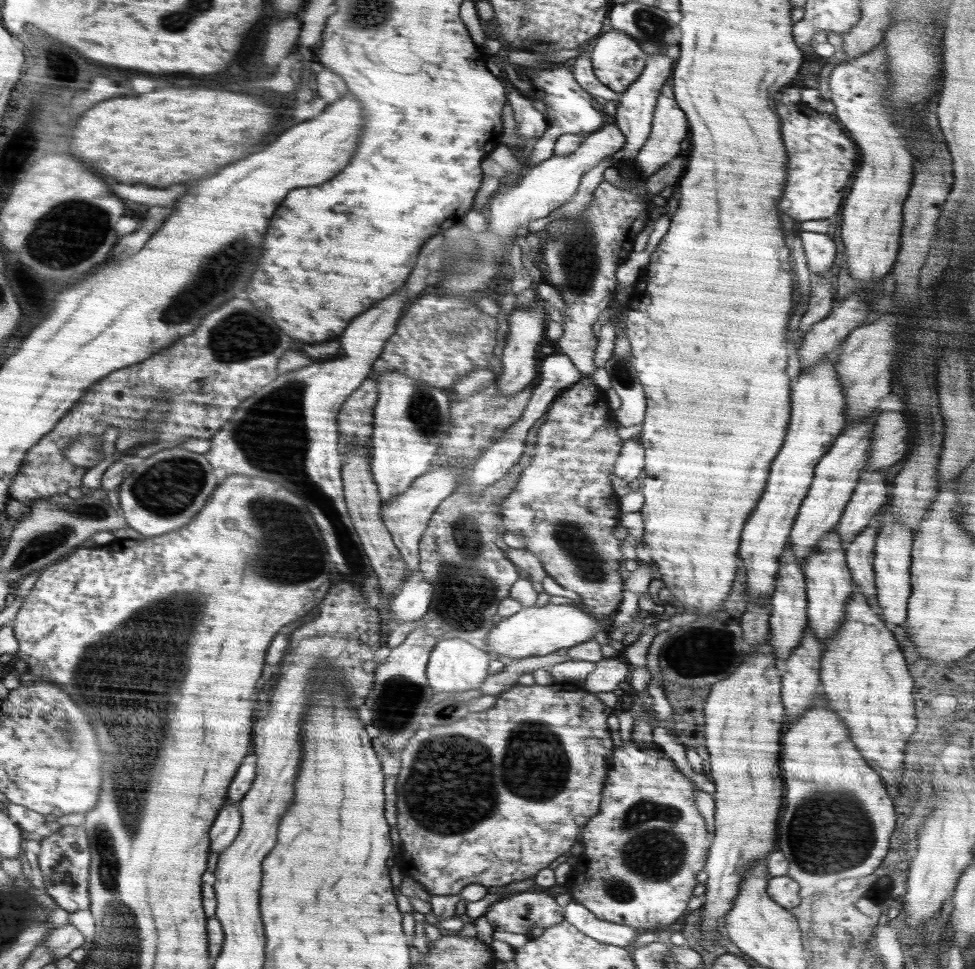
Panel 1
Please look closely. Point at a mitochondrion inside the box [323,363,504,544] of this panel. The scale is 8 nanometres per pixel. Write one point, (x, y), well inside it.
(424, 412)

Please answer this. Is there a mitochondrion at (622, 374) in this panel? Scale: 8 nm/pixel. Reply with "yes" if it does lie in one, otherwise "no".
yes

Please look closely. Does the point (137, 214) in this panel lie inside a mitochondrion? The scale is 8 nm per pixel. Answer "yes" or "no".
no

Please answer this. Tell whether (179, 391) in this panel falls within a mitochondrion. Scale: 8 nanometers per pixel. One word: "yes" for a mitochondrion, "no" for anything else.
no

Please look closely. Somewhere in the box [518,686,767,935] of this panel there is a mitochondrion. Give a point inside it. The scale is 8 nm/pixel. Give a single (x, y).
(654, 850)

